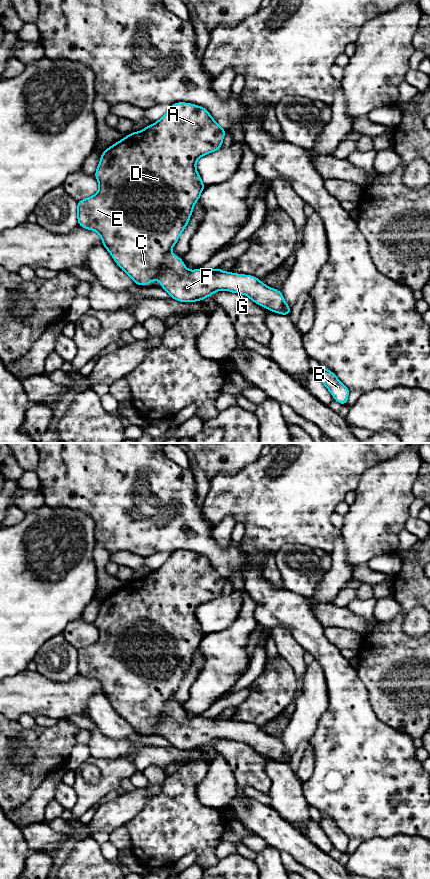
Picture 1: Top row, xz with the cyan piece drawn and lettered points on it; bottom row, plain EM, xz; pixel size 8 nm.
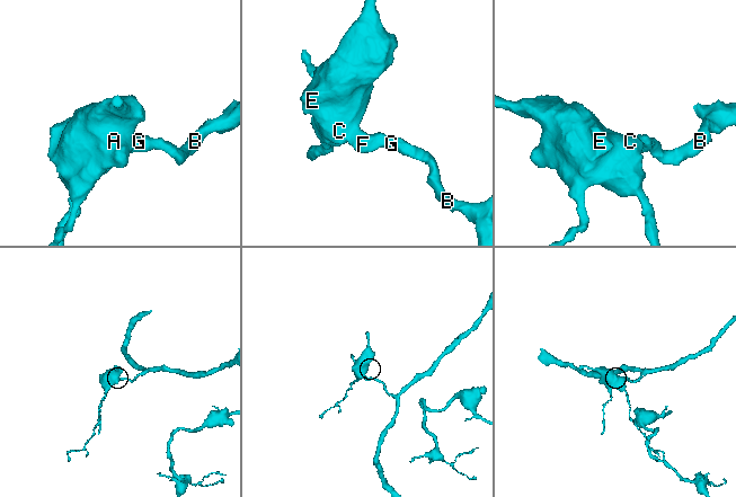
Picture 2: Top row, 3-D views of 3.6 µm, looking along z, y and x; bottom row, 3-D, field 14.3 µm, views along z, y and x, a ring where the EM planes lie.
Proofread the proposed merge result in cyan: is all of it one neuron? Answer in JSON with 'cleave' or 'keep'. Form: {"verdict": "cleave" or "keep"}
{"verdict": "keep"}

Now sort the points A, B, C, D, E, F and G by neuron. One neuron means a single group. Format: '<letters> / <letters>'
A B C D E F G

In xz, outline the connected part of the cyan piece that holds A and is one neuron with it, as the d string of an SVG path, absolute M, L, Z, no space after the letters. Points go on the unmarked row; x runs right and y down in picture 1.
M184 550L172 552L157 570L141 579L132 580L104 598L94 622L99 631L98 640L77 650L78 673L88 678L95 678L101 684L103 694L117 713L138 734L148 733L158 727L161 735L171 746L180 750L201 749L212 744L216 739L227 738L244 742L256 752L272 760L289 764L292 755L287 754L281 739L268 735L258 726L252 723L224 720L218 716L189 719L182 706L170 701L187 674L193 655L205 636L196 618L196 609L222 596L226 579L205 556Z

